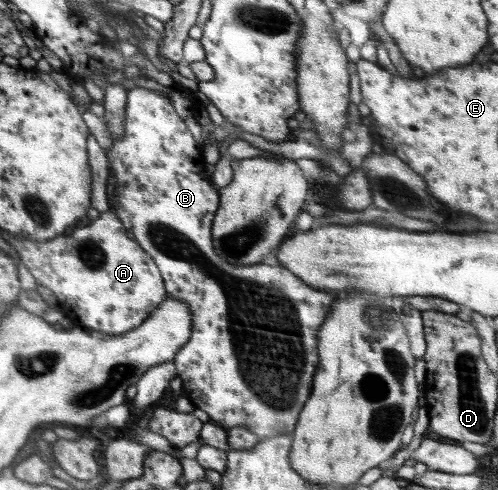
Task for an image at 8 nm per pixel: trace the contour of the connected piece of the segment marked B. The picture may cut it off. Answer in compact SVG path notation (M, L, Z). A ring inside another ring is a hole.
M134 88L127 92L127 104L125 107L124 137L113 137L112 147L107 151L108 159L111 161L111 172L116 179L116 189L114 191L115 204L110 209L122 218L123 225L135 234L135 240L146 250L151 258L154 259L156 266L162 271L163 281L166 283L167 295L171 298L182 300L188 304L194 318L194 331L191 332L191 339L187 344L179 349L174 356L173 362L177 371L177 376L182 379L184 395L190 400L195 409L206 411L209 421L218 427L248 428L255 433L260 440L267 437L274 437L281 433L293 433L299 421L300 409L304 407L306 399L310 397L312 389L312 379L318 367L318 331L322 328L322 323L327 319L328 303L332 307L334 295L309 286L307 282L296 277L290 270L284 269L275 263L260 263L251 266L232 266L214 249L213 244L213 225L216 212L219 211L219 191L213 188L211 182L205 177L206 164L204 163L203 148L197 145L196 139L188 131L185 121L176 113L174 104L167 94L160 93L158 90L146 88Z

